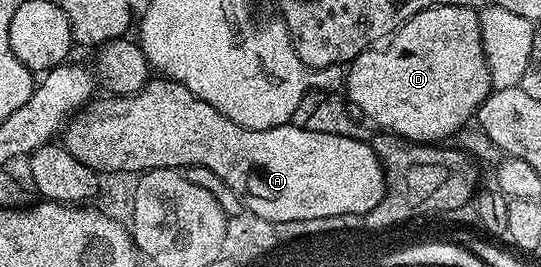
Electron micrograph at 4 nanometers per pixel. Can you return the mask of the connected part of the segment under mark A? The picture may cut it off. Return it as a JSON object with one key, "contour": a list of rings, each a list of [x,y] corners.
{"contour":[[[167,76],[156,77],[153,77],[138,92],[119,96],[104,96],[101,102],[93,100],[83,110],[74,114],[62,131],[62,144],[70,152],[70,156],[74,156],[74,160],[82,160],[82,164],[94,168],[100,174],[120,172],[139,176],[145,170],[157,170],[158,168],[166,168],[167,170],[180,170],[189,166],[210,168],[210,172],[214,172],[214,176],[219,176],[223,182],[230,184],[230,188],[234,188],[234,192],[238,192],[245,211],[261,217],[264,221],[273,219],[275,221],[302,222],[326,217],[335,218],[343,214],[365,216],[384,198],[386,193],[385,172],[383,164],[380,163],[378,156],[375,154],[371,141],[365,140],[363,137],[308,131],[305,127],[294,127],[291,124],[266,128],[265,130],[242,128],[242,124],[234,124],[234,120],[226,120],[226,116],[222,116],[222,112],[218,112],[218,108],[210,108],[210,104],[206,104],[206,100],[198,100],[198,96],[194,96],[194,92],[190,92],[190,88],[173,82]]]}

